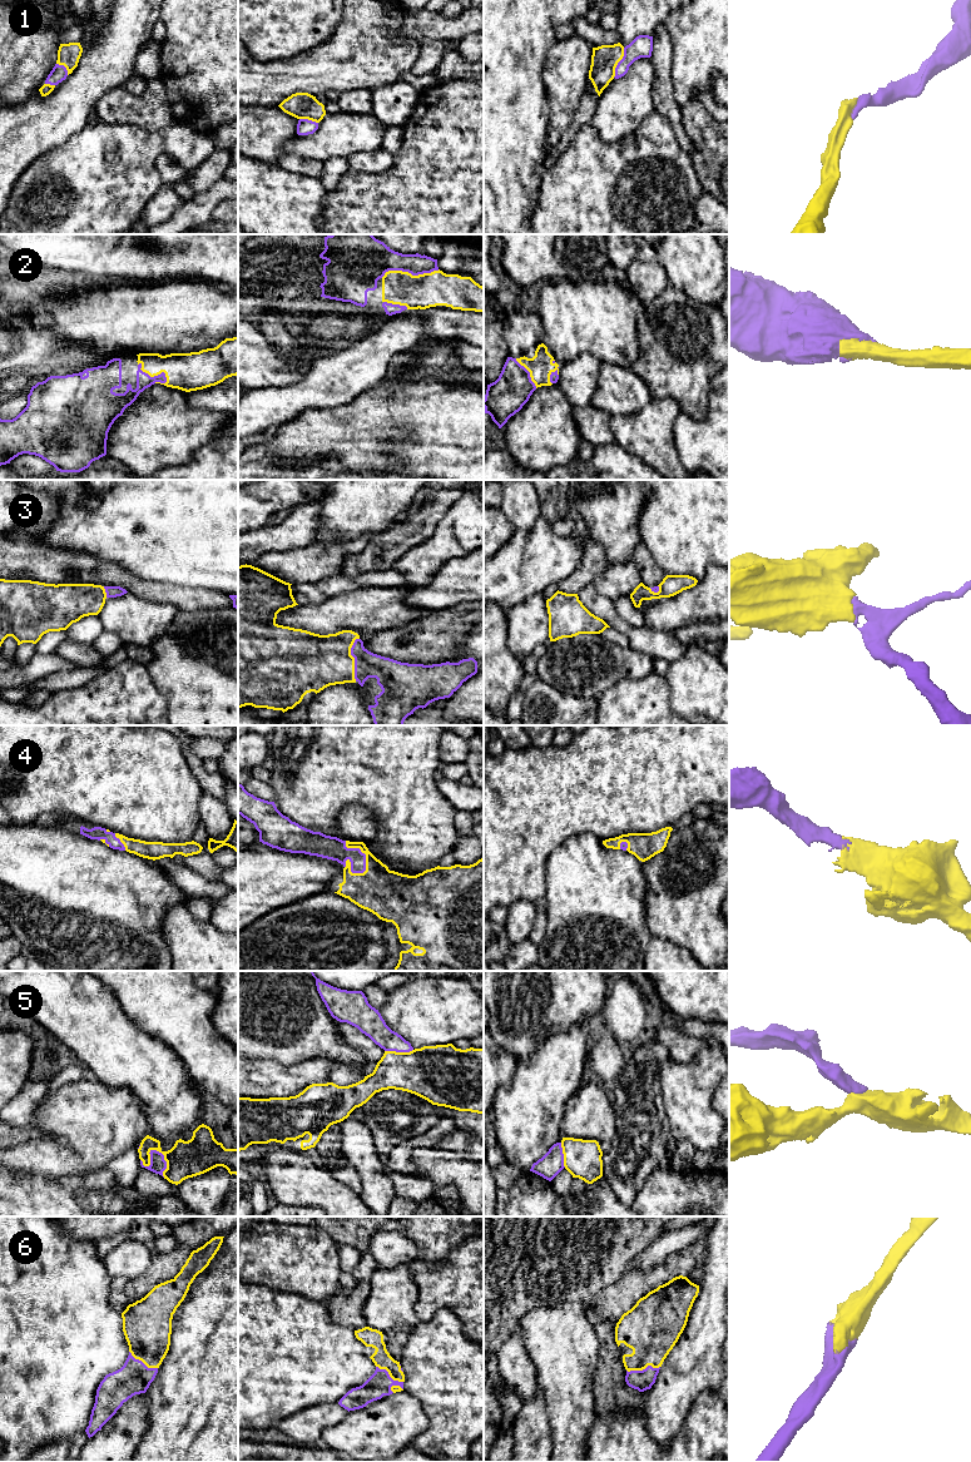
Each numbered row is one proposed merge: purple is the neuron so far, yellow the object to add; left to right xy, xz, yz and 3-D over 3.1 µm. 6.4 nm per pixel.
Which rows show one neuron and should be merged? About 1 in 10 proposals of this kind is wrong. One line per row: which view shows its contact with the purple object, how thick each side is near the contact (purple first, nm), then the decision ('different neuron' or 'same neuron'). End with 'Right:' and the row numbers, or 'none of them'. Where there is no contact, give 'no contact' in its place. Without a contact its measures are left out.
1: yz | 140/170 nm | same neuron
2: xz | 240/220 nm | same neuron
3: xz | 190/360 nm | same neuron
4: xz | 150/280 nm | same neuron
5: xy | 100/240 nm | different neuron
6: yz | 130/340 nm | same neuron
Right: 1, 2, 3, 4, 6

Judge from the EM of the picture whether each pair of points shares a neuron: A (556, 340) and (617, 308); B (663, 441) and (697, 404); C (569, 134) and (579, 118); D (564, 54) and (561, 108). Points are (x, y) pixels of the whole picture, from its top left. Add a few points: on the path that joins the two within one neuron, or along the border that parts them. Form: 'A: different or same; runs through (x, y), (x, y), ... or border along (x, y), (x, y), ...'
A: same; runs through (571, 326), (580, 317), (598, 317), (602, 313)
B: different; border along (655, 397), (672, 397), (682, 411)
C: same; runs through (571, 130), (578, 122)
D: same; runs through (564, 68), (564, 94)

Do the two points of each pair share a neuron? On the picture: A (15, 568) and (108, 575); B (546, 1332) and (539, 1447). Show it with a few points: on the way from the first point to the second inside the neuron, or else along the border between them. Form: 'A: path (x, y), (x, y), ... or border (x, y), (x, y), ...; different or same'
A: path (38, 565), (72, 565), (85, 570); same
B: border (539, 1388), (549, 1425); different

